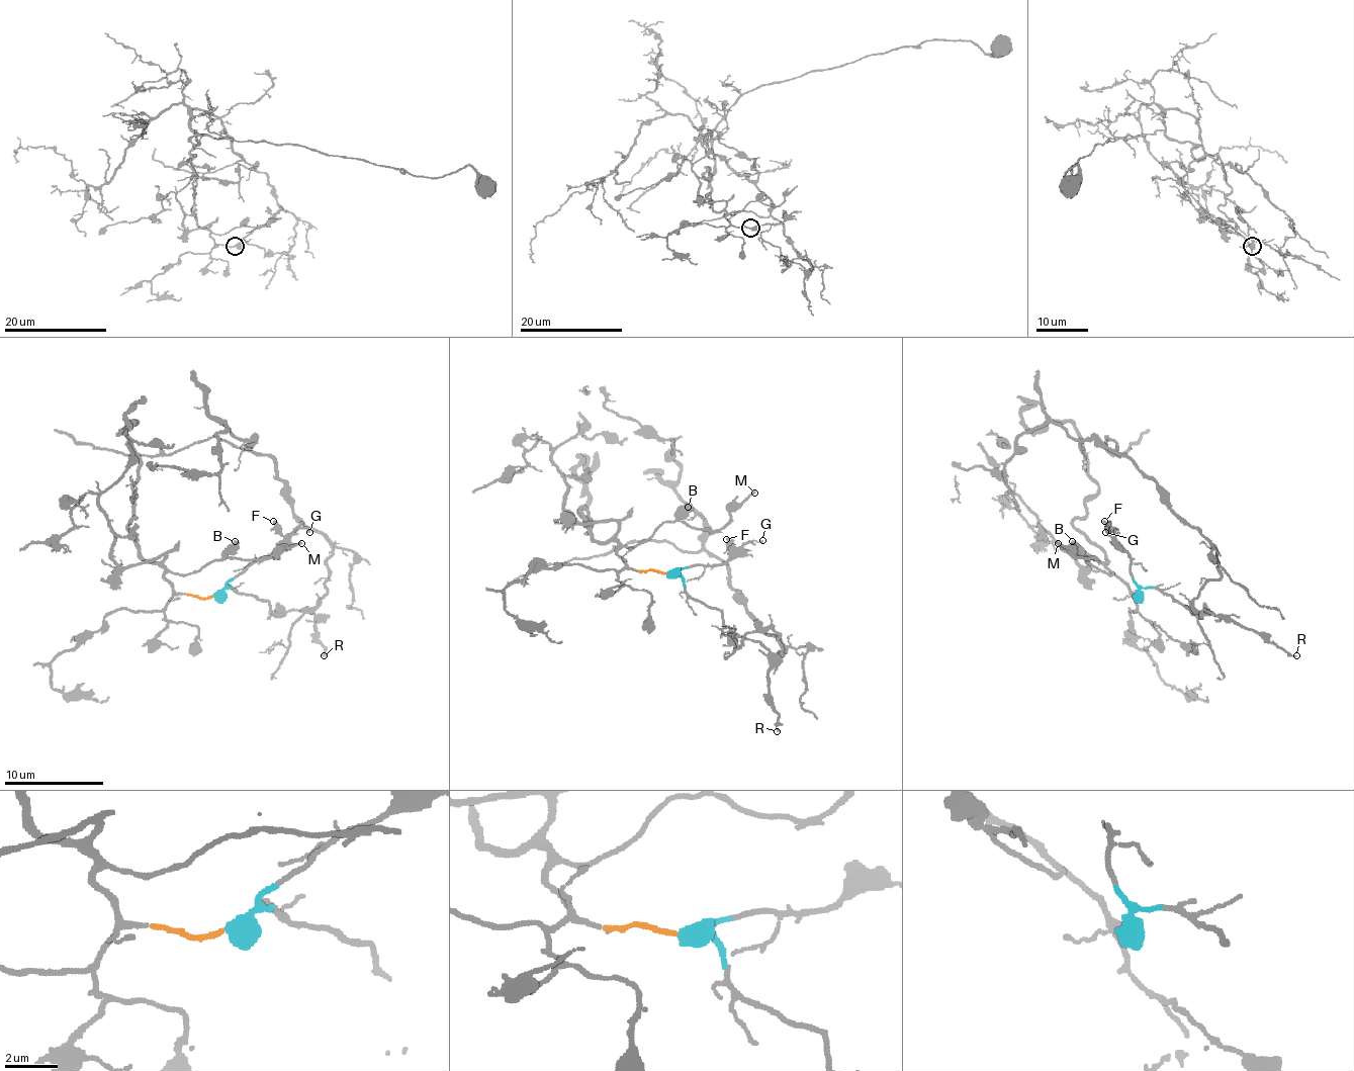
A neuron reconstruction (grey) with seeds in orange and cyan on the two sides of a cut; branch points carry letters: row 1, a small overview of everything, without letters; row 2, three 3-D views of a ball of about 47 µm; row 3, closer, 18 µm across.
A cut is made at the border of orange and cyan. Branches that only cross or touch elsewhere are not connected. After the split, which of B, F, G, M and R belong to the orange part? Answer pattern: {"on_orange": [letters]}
{"on_orange": ["B", "M"]}

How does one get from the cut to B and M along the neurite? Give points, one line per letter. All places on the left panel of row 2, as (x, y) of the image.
B: (213, 597), (179, 595), (164, 574), (198, 572), (236, 540)
M: (213, 597), (179, 595), (164, 574), (191, 574), (213, 559), (277, 557), (302, 542)

